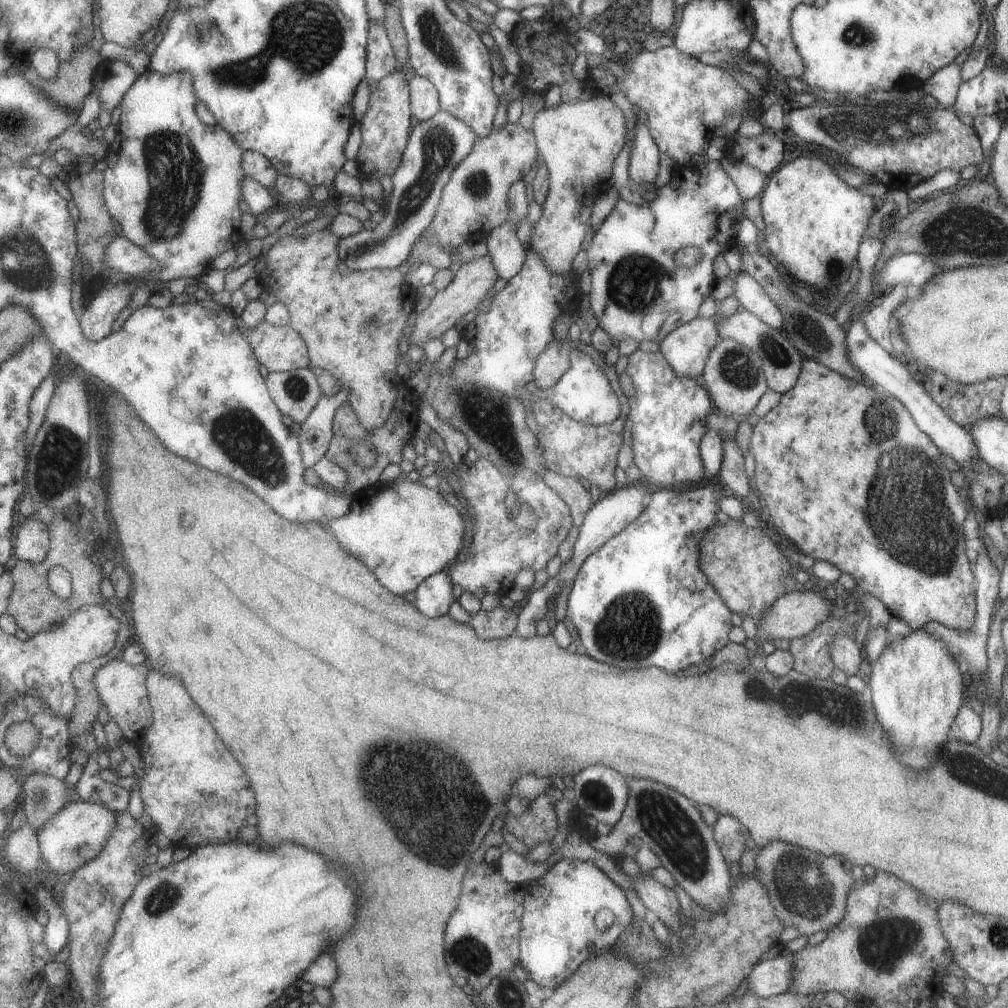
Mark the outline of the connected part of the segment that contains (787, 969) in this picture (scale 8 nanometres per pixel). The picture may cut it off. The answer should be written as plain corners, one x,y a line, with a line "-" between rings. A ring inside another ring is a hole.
783,954
771,960
763,960
751,968
747,978
749,992
766,998
787,993
791,982
791,957

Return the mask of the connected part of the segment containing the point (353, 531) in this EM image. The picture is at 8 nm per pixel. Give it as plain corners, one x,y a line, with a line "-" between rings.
413,476
392,483
376,483
353,499
351,512
333,518
329,529
394,594
405,596
415,591
424,580
458,557
465,530
461,514
436,489
426,488

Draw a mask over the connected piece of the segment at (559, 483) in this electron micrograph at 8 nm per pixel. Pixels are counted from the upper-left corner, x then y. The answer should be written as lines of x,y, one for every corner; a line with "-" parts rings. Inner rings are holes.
547,468
541,470
538,475
545,482
545,486
557,492
557,496
569,506
573,525
579,527
583,523
585,514
592,508
590,493
579,481
559,475

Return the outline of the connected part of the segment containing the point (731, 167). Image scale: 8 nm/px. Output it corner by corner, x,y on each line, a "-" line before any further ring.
725,156
718,162
723,172
735,184
737,193
740,198
743,198
743,201
755,199
755,196
763,192
768,176
761,174
759,170
755,170
743,160
731,160
731,156

